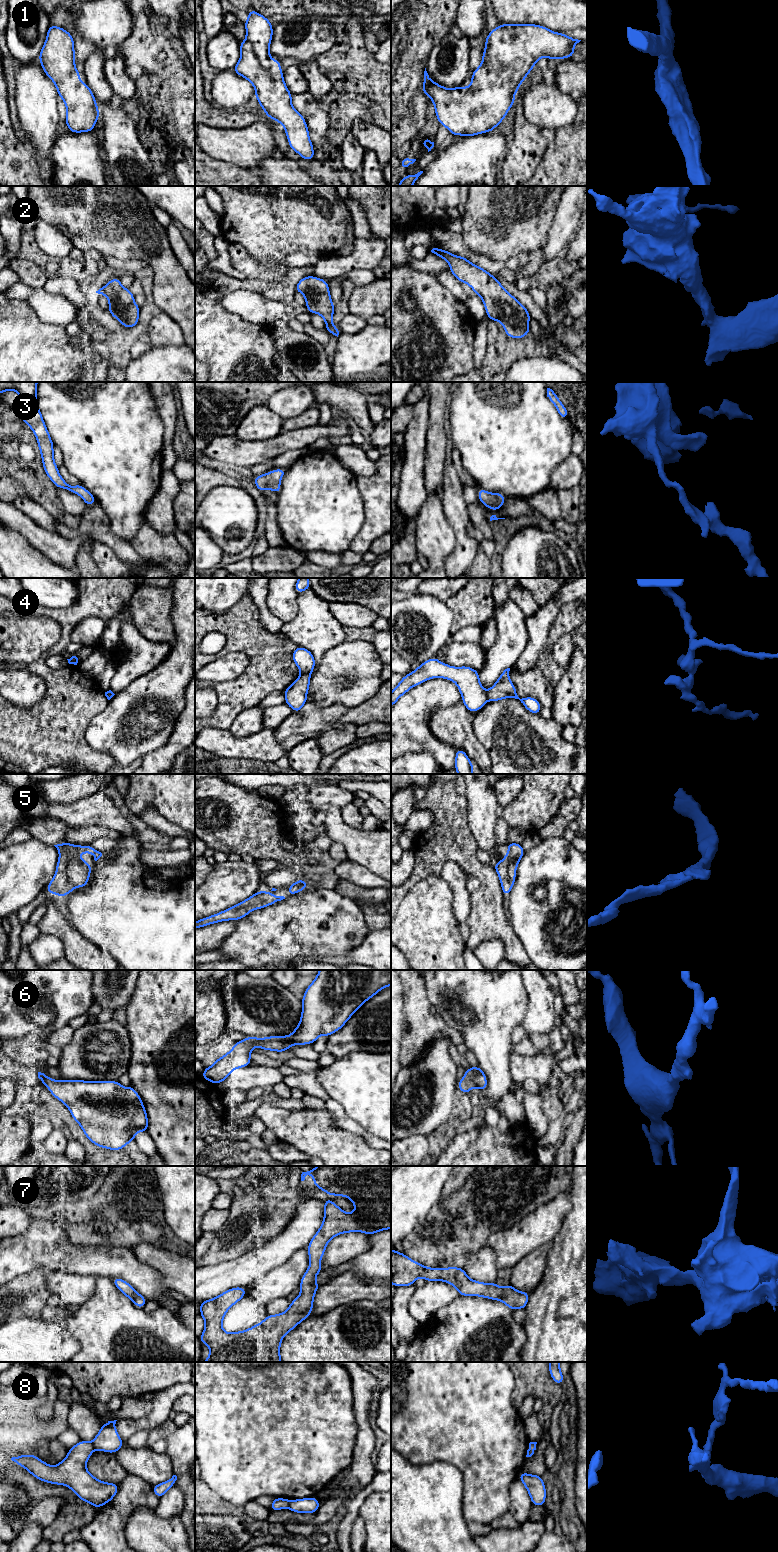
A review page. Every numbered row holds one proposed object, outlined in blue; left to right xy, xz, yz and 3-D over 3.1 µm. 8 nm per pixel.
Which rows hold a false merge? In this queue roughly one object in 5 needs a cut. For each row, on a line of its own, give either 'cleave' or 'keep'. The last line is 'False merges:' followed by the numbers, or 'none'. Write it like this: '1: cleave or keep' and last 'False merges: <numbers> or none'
1: keep
2: keep
3: keep
4: cleave
5: keep
6: keep
7: keep
8: cleave
False merges: 4, 8

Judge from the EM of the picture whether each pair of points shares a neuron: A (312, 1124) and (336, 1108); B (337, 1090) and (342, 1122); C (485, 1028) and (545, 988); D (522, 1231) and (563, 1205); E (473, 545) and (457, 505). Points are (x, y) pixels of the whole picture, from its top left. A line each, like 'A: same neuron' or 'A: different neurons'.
A: different neurons
B: different neurons
C: different neurons
D: same neuron
E: same neuron

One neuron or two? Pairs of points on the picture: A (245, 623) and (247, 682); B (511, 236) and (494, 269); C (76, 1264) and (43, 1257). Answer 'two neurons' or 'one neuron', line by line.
A: one neuron
B: two neurons
C: one neuron

